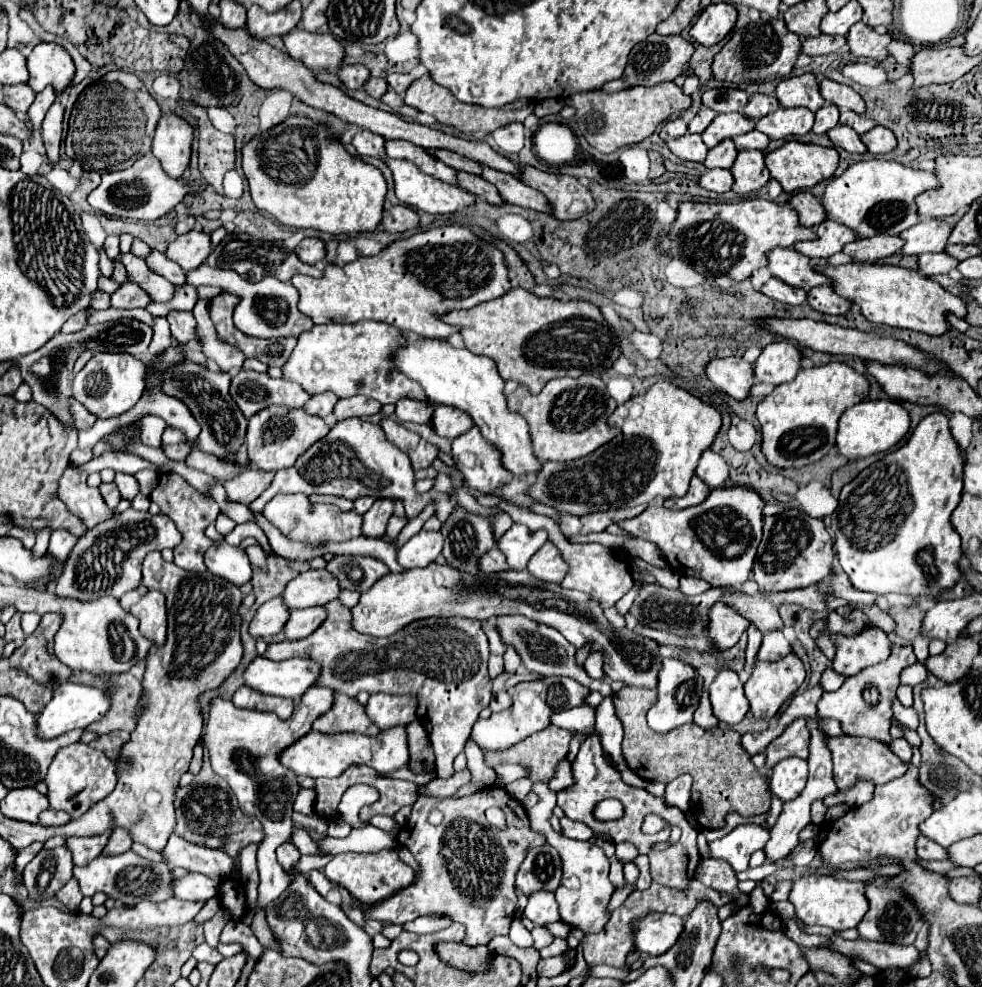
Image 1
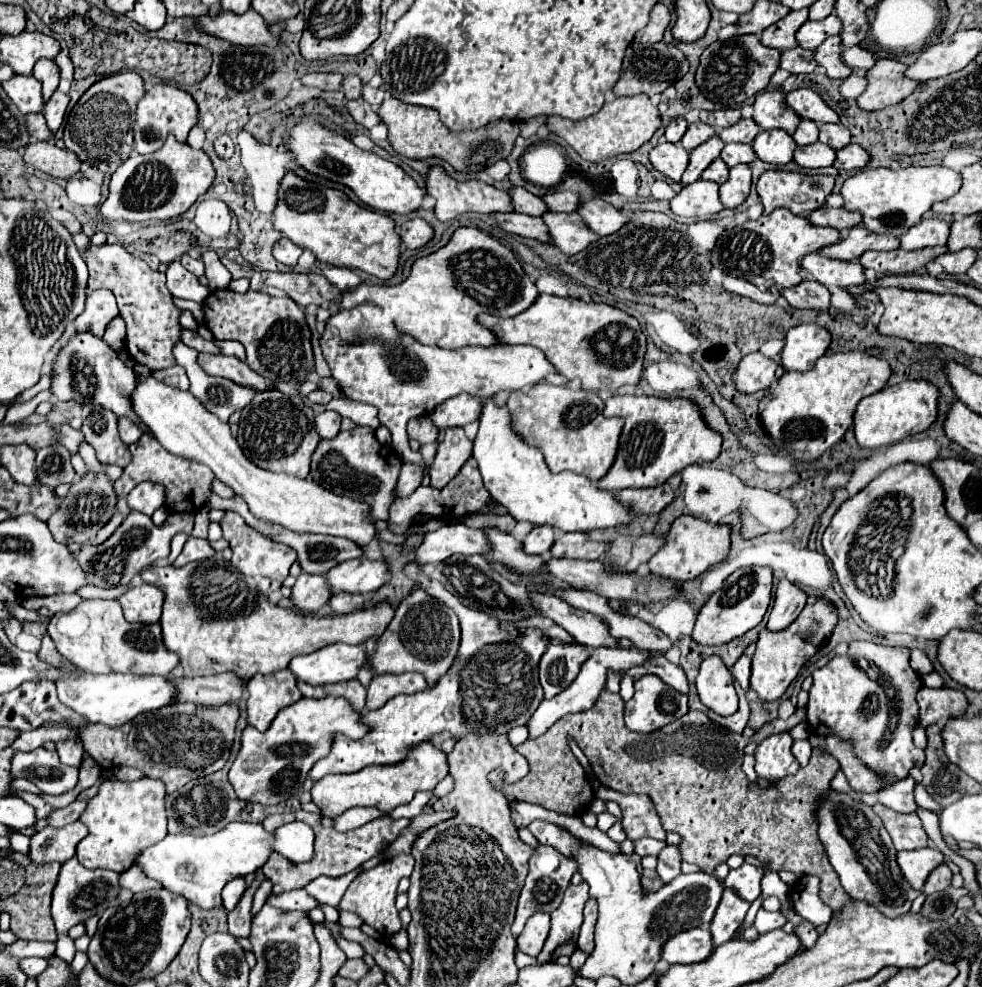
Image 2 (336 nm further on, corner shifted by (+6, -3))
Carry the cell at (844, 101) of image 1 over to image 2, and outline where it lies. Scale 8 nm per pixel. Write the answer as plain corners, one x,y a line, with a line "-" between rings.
793,90
787,94
787,104
801,116
815,122
839,122
839,114
825,104
815,90

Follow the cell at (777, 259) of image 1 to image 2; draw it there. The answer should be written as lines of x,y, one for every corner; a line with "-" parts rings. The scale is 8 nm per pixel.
817,252
807,254
807,258
801,260
801,268
811,274
817,282
823,286
839,286
849,288
865,282
863,266
859,262
843,262
843,260
831,260

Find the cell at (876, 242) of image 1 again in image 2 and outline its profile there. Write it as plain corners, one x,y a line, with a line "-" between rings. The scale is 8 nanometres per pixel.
945,246
921,248
921,250
889,250
889,252
867,252
859,258
863,268
873,268
879,274
911,274
931,262
935,256
947,252

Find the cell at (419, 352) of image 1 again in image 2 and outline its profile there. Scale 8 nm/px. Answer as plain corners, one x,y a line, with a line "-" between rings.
493,398
483,400
483,410
481,410
481,418
479,418
479,432
477,432
477,438
473,442
473,456
479,462
479,470
481,470
485,488
489,490
491,498
497,500
501,506
505,506
515,520
527,520
531,524
549,524
549,526
557,526
565,532
609,528
609,526
617,526
617,524
627,524
631,520
633,512
629,512
619,502
615,502
611,492
595,488
595,484
587,476
581,476
575,472
553,474
547,468
541,450
531,446
525,438
521,438
513,430
509,408
497,406
497,402

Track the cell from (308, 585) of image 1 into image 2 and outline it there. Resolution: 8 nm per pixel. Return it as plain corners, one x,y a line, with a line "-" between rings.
365,556
343,562
327,572
329,590
333,594
337,592
375,592
379,586
383,586
389,580
389,568
385,560
371,562

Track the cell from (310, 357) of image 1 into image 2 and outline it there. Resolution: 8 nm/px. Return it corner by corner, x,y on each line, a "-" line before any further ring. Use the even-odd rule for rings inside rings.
361,304
355,310
341,310
337,314
333,314
327,322
325,322
325,330
321,334
321,350
323,350
323,358
331,370
331,376
337,380
341,392
355,402
365,402
365,404
373,404
379,410
379,422
383,426
387,426
393,434
393,442
391,446
395,448
395,452
401,456
403,462
419,462
425,466
425,474
429,472
429,466
425,464
423,456
417,452
413,452
409,448
409,440
407,440
407,432
405,426
411,418
415,416
425,416
429,412
433,412
439,404
443,404
445,400
459,396
459,394
471,394
471,396
479,396
479,398
487,398
493,396
499,390
523,390
533,386
535,382
539,382
543,376
547,376
549,372
555,372
553,366
547,362
547,358
543,356
543,352
539,352
533,346
509,346
509,344
493,344
493,346
465,346
459,350
443,350
443,348
431,348
431,346
423,346
419,342
413,342
413,338
399,338
399,334
395,334
395,328
389,326
381,326
379,324
379,316
383,312
375,306
375,304
-
343,340
363,340
363,344
359,346
345,346

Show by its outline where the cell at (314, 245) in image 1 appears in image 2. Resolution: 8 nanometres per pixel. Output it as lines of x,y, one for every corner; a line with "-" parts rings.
281,238
275,246
273,246
273,256
281,262
281,264
287,264
287,266
295,266
297,264
297,258
301,256
303,248
297,246
295,242
291,242
289,238

